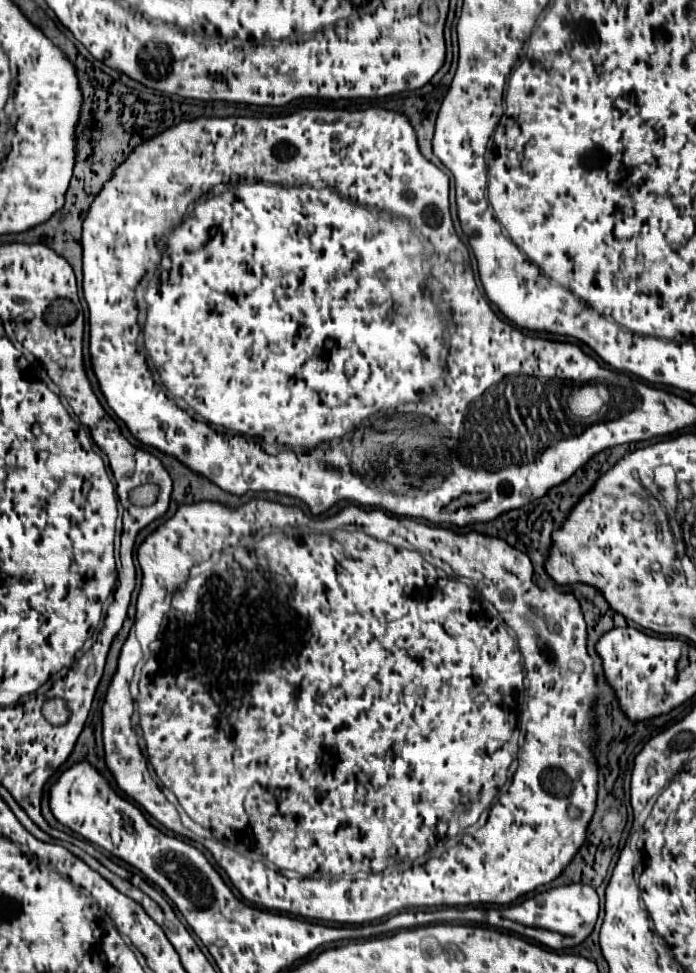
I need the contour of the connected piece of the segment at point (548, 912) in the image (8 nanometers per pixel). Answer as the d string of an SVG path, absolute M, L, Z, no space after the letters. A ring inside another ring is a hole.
M568 884L568 886L550 888L546 892L536 894L532 900L512 906L510 920L518 922L522 926L528 926L528 928L542 928L542 930L558 932L562 948L578 946L592 934L594 924L598 920L598 894L588 884ZM516 910L518 910L518 914L516 914Z

